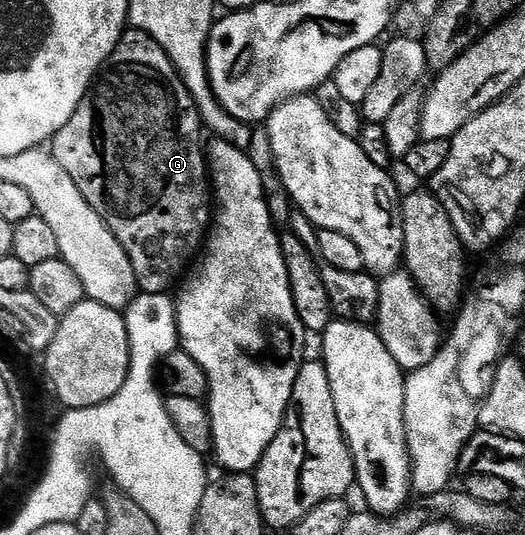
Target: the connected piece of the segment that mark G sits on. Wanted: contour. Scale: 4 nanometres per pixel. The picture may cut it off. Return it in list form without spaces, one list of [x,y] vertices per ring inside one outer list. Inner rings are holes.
[[[129,28],[119,44],[119,53],[114,55],[114,63],[106,67],[104,75],[96,75],[96,80],[92,82],[88,94],[83,97],[78,111],[74,111],[66,127],[62,127],[62,131],[58,131],[51,142],[51,152],[56,154],[62,167],[74,179],[78,191],[82,191],[92,210],[103,218],[105,224],[112,229],[114,236],[124,245],[129,259],[132,260],[139,288],[143,292],[164,293],[171,290],[171,285],[175,286],[185,276],[189,265],[184,262],[184,257],[188,258],[188,253],[194,253],[192,245],[202,245],[214,220],[214,189],[204,189],[202,176],[204,166],[201,164],[200,152],[205,146],[200,141],[200,129],[202,130],[200,108],[197,107],[195,99],[190,95],[186,83],[166,55],[166,51],[152,38],[151,34],[144,33],[141,29]],[[180,217],[192,217],[192,221],[188,221],[188,225],[180,225]]]

